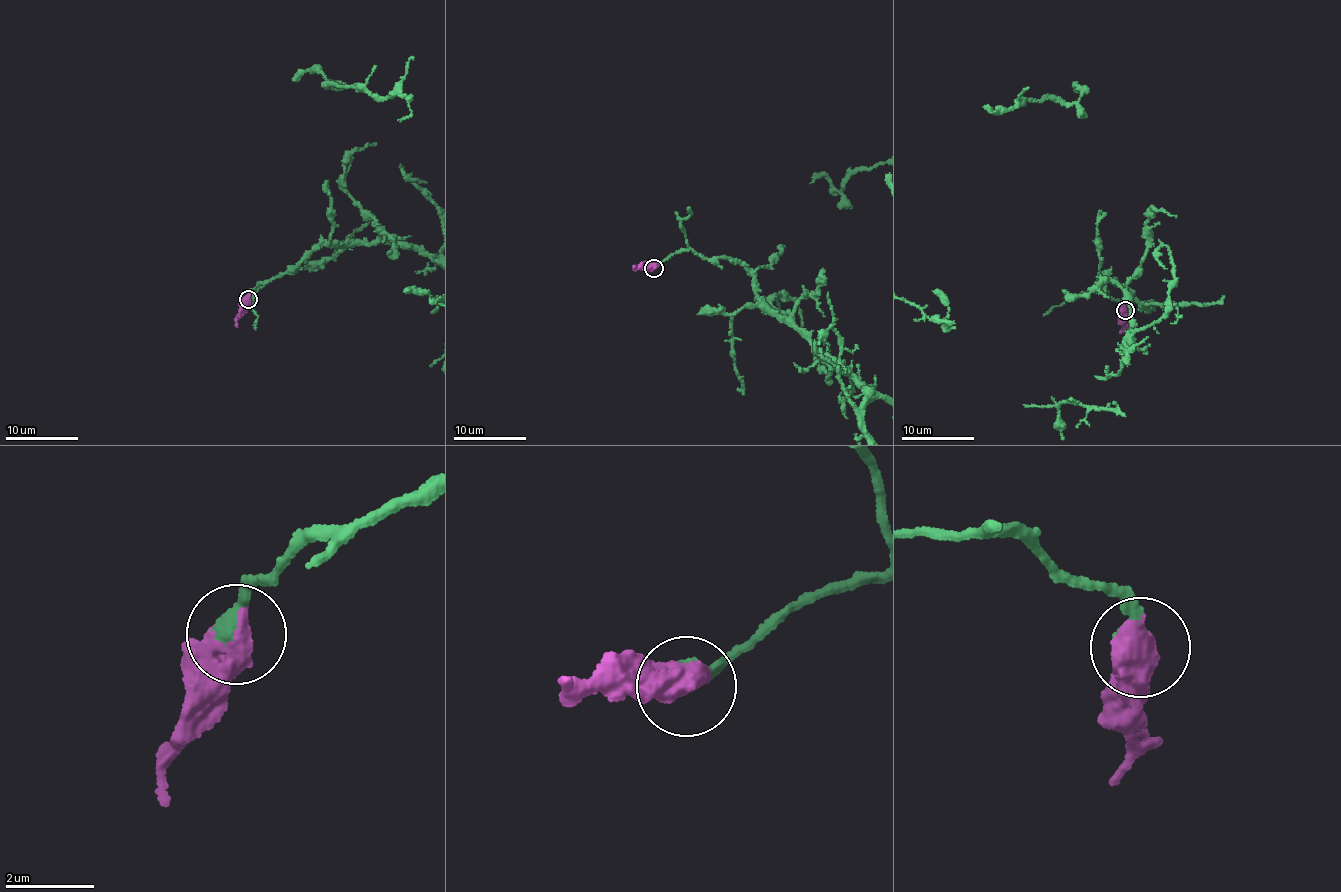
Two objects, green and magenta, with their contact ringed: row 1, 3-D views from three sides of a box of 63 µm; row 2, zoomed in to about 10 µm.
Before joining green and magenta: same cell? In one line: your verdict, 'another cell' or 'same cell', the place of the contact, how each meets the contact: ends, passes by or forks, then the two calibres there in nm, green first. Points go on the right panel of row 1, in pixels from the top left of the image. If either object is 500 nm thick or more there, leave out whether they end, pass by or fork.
same cell | (1125, 310) | 500/700 nm

